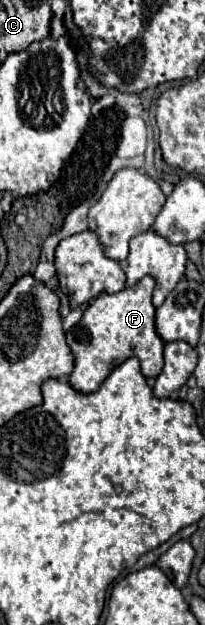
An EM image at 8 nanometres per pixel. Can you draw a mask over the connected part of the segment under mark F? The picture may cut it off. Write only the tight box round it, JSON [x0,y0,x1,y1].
[67,275,165,393]

